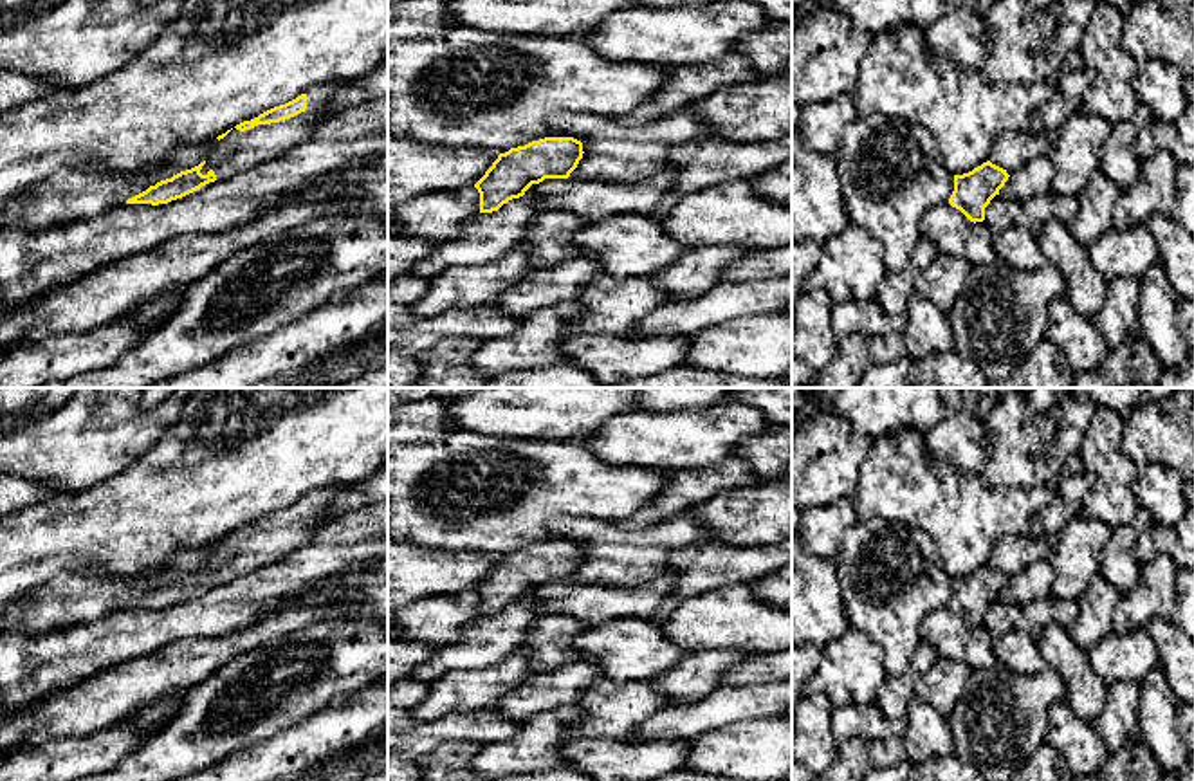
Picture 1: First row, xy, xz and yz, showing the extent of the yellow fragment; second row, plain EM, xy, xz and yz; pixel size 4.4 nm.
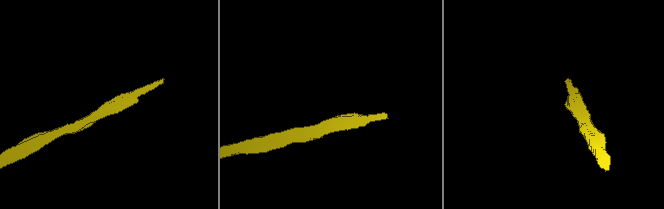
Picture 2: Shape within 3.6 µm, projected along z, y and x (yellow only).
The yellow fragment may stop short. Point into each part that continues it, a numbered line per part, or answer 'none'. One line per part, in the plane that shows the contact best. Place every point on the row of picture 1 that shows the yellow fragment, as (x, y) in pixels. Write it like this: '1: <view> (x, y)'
1: xy (238, 150)

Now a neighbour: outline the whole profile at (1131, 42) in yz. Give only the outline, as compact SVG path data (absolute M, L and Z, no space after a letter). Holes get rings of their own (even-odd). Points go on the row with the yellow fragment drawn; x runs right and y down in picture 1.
M1140 0L1124 14L1122 47L1138 67L1165 60L1194 76L1194 0Z

